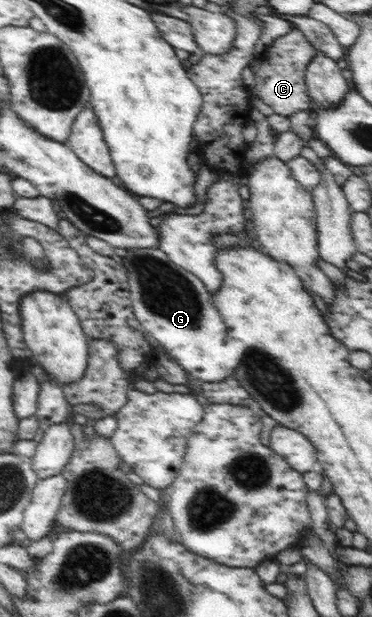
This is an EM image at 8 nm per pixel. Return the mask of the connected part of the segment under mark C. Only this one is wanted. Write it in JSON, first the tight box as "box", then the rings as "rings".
{"box":[255,26,317,117],"rings":[[[294,26],[291,32],[279,37],[259,56],[261,68],[256,72],[255,94],[269,105],[273,112],[284,117],[298,110],[313,110],[314,105],[305,85],[305,73],[317,50],[307,41],[303,32]]]}

